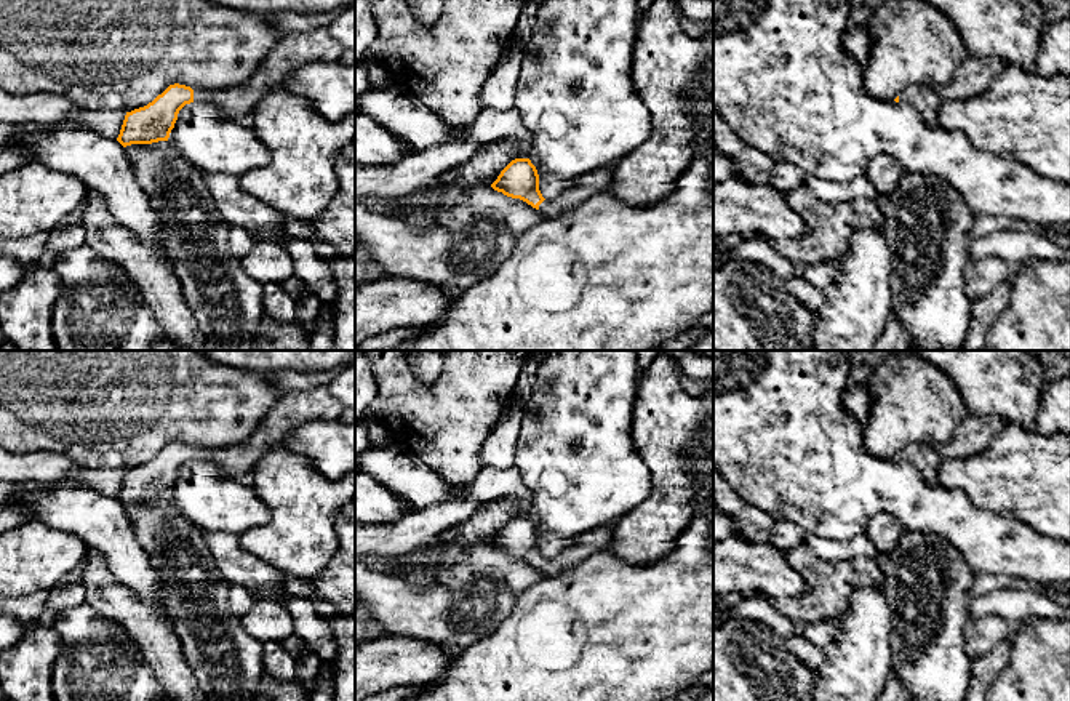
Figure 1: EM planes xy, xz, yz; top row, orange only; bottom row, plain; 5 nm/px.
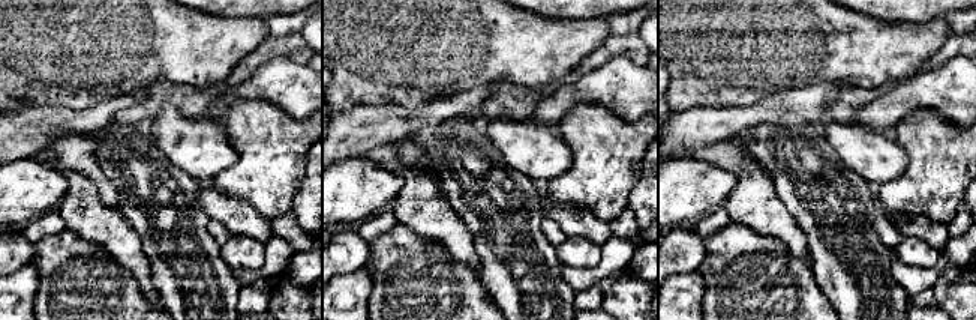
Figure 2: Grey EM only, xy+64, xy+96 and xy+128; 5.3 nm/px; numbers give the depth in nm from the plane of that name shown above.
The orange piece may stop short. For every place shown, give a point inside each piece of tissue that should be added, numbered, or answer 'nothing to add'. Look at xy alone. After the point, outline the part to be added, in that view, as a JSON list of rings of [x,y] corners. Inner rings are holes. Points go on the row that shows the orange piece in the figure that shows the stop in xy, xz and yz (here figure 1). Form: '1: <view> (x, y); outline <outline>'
1: xy (293, 50); outline [[[326,27],[283,34],[253,75],[240,86],[221,91],[195,90],[194,101],[206,102],[221,114],[250,122],[250,115],[264,94],[281,83],[296,69],[312,61],[341,61],[344,46]]]

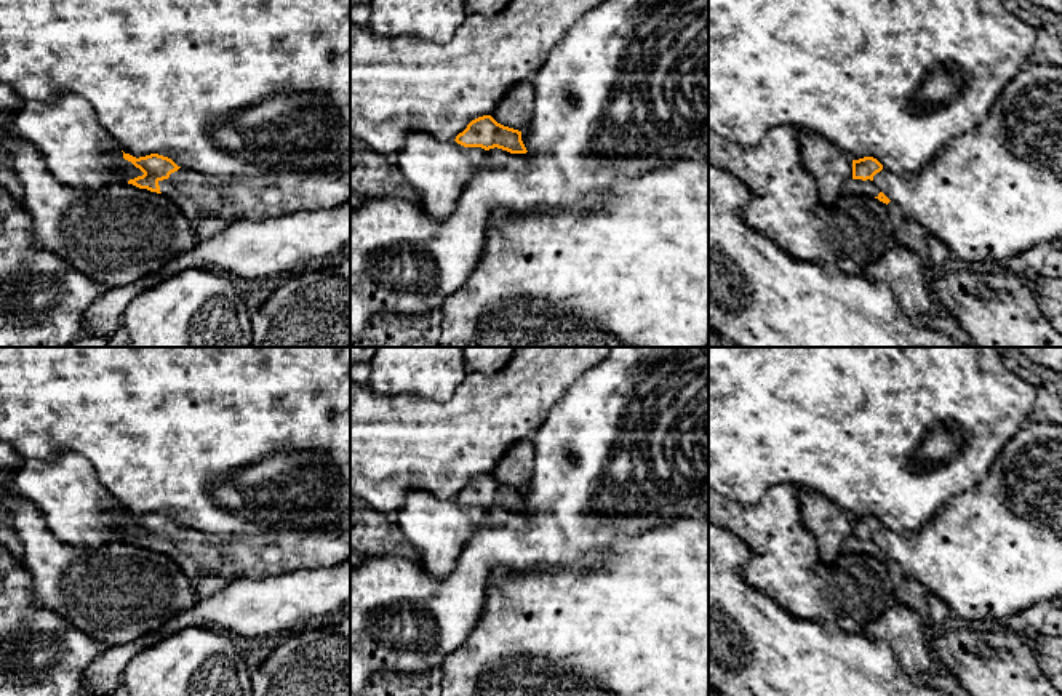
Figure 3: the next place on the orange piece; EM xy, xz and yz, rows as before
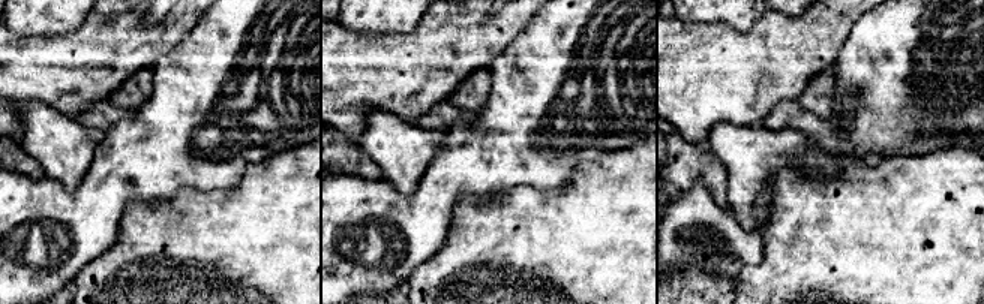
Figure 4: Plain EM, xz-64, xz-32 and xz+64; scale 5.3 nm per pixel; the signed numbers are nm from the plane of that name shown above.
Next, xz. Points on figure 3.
nothing to add

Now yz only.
1: yz (853, 186); outline [[[849,179],[844,187],[843,194],[859,194],[859,195],[867,195],[867,197],[878,197],[880,190],[875,187],[873,181],[867,179]]]

